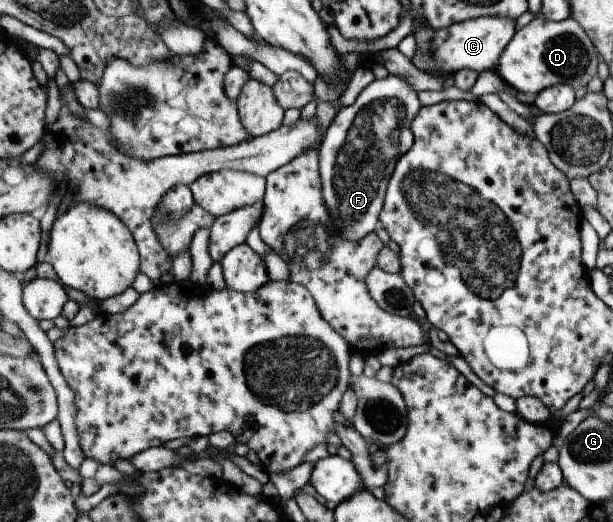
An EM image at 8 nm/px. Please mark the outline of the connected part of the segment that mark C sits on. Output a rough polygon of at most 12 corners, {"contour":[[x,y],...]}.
{"contour":[[490,16],[435,30],[438,72],[496,69],[516,30]]}

